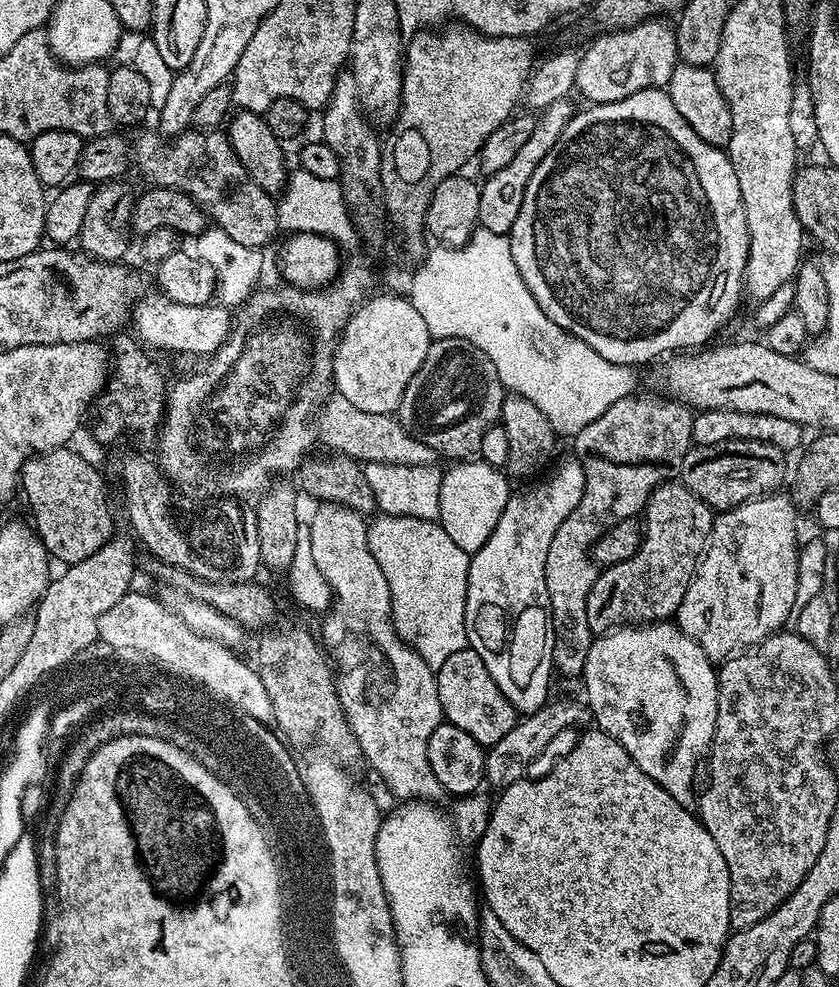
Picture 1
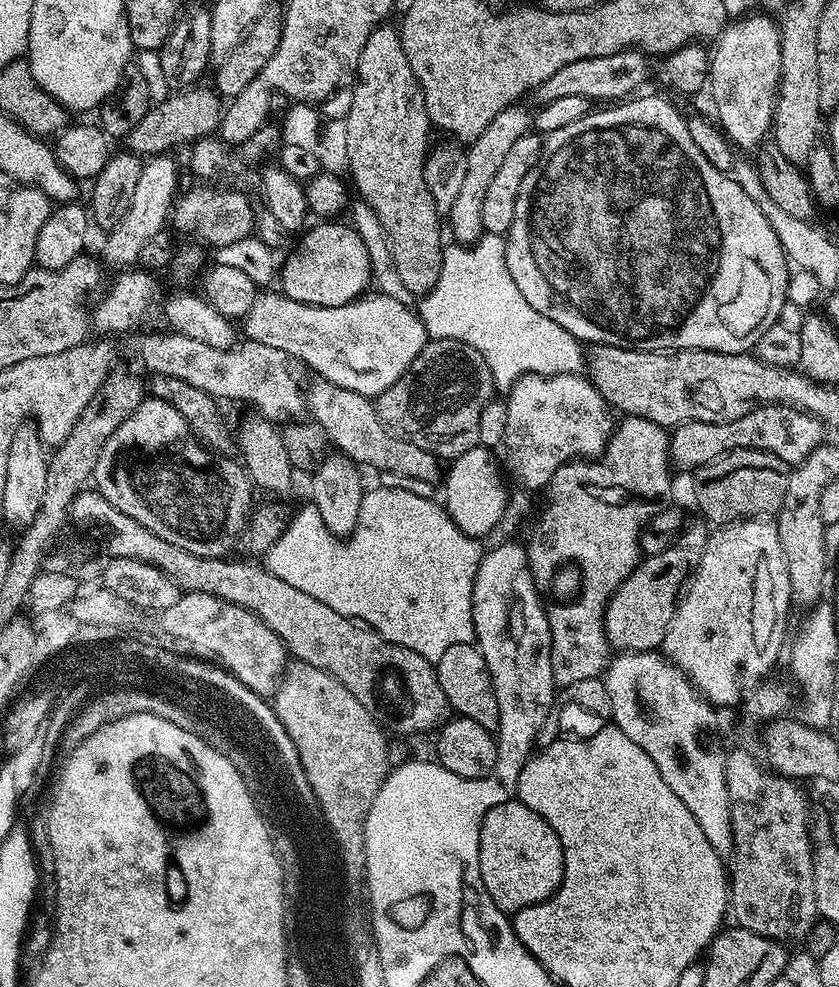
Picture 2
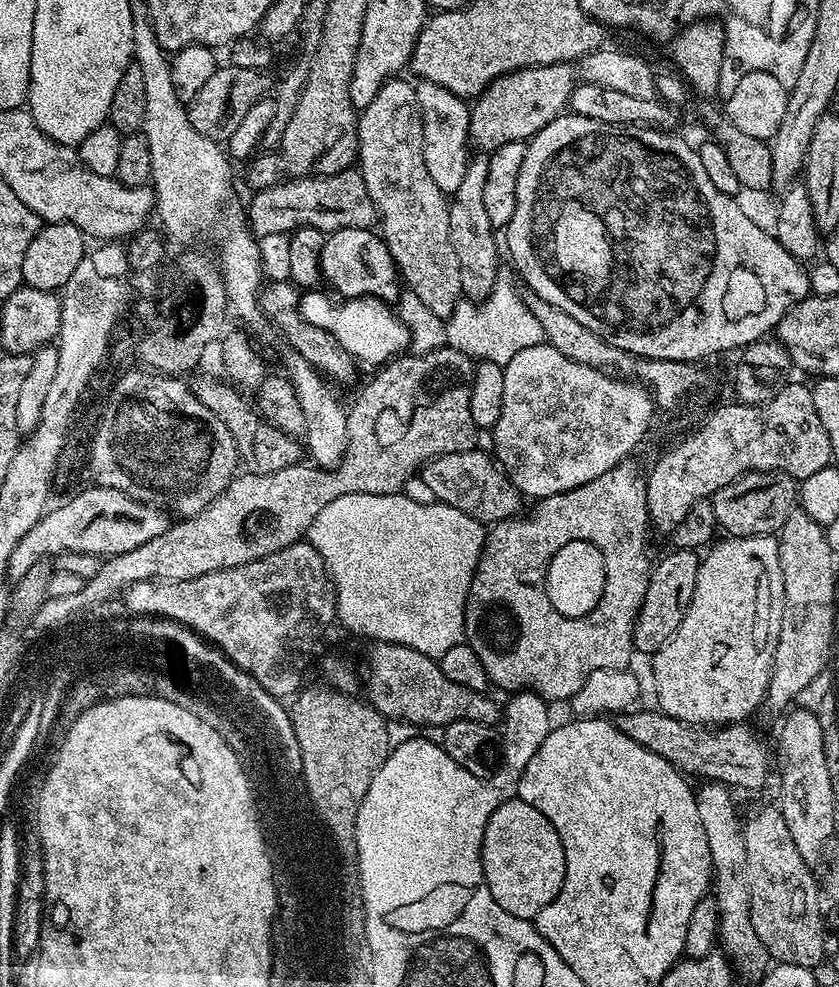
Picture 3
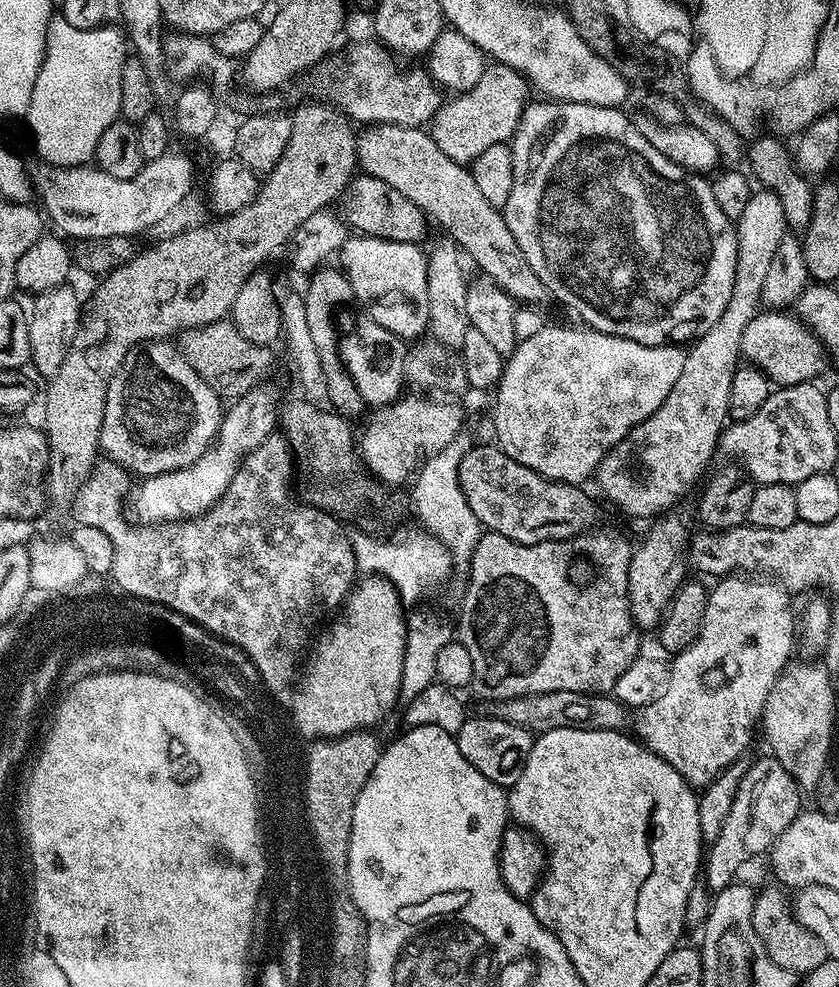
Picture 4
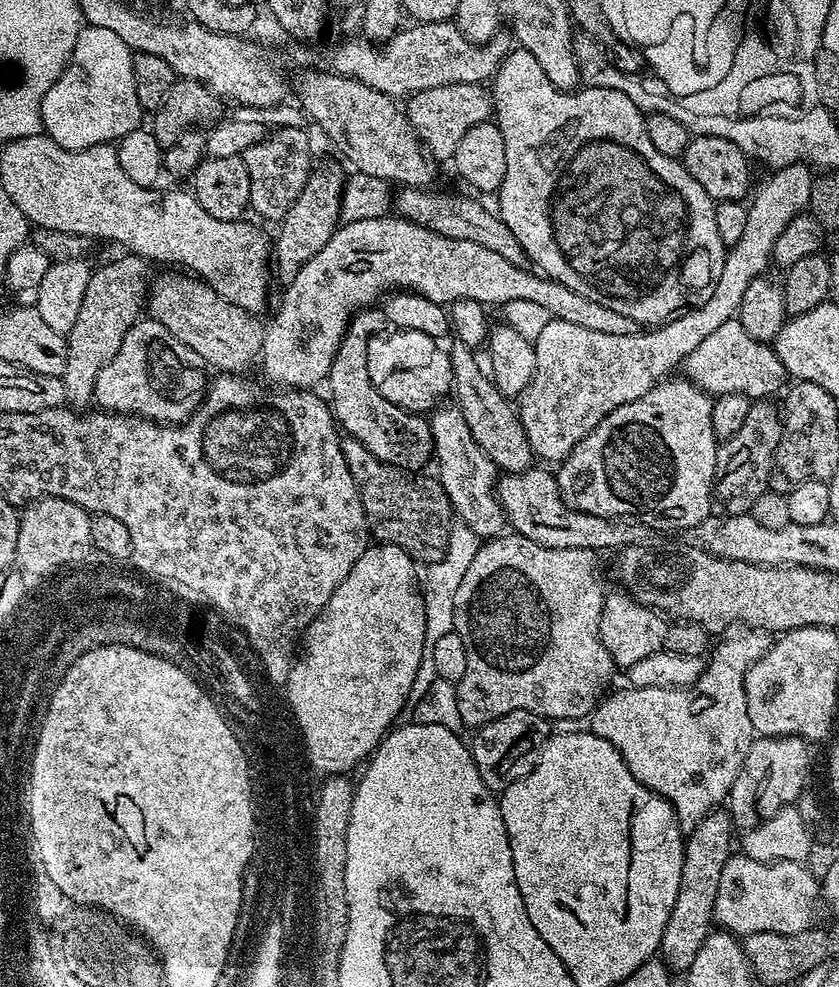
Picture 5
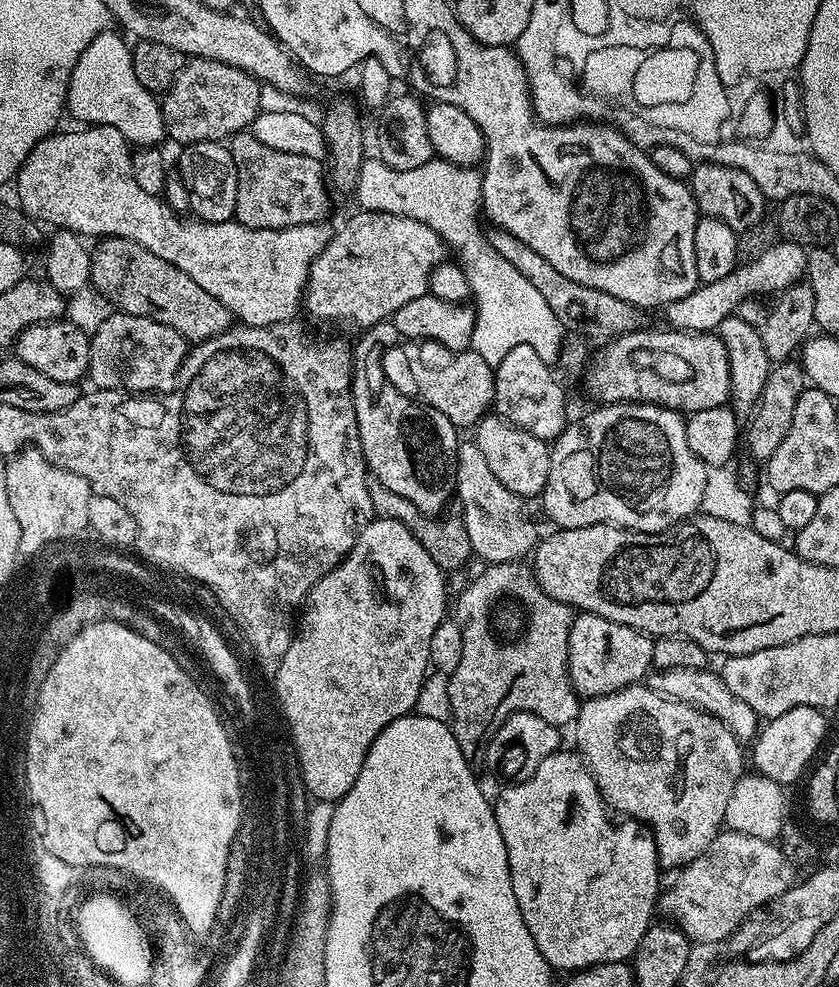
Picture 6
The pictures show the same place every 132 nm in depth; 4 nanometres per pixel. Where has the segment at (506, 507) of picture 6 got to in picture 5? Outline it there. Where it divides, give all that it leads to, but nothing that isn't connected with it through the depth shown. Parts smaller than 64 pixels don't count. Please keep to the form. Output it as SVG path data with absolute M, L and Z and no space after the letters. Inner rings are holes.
M440 406L431 413L432 447L435 459L440 459L440 485L452 503L452 511L459 523L465 524L478 537L495 538L505 531L504 508L498 495L498 469L496 463L488 457L474 442L466 418L462 418L460 409L455 406Z

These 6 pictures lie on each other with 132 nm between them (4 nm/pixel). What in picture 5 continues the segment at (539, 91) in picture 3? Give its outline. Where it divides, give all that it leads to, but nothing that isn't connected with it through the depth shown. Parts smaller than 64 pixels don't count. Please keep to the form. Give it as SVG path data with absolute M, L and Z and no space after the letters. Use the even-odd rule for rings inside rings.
M451 84L416 92L415 95L407 97L406 104L406 119L416 139L433 157L436 155L444 162L451 161L466 130L476 124L485 123L493 115L489 89L478 84ZM459 112L460 121L456 121Z

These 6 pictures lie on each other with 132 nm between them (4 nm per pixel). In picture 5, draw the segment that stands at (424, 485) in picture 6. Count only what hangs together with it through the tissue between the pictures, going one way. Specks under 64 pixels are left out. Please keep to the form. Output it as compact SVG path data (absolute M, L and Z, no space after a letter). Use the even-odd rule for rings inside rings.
M376 306L363 309L352 317L352 323L348 325L348 331L344 333L342 342L336 351L334 362L328 371L326 389L328 388L329 394L327 393L327 395L330 397L330 407L336 417L337 425L351 439L362 442L362 446L366 446L366 450L370 450L370 454L374 454L374 458L378 458L387 464L393 464L396 468L402 468L409 474L416 474L419 473L419 468L428 459L431 461L434 456L431 423L423 415L407 412L404 408L386 402L386 398L382 398L380 389L373 386L368 377L368 367L366 366L368 343L373 336L384 336L389 328L388 315Z

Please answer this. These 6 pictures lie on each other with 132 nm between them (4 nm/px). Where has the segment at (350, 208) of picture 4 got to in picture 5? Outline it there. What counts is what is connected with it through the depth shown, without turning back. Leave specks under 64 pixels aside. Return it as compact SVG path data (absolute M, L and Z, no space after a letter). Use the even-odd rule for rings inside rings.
M404 188L401 196L398 195L394 200L394 208L403 219L409 224L416 224L420 228L430 230L439 236L452 238L454 240L465 240L466 242L478 242L478 246L486 246L486 250L494 250L494 254L502 254L502 258L506 258L506 262L514 262L514 266L519 268L528 268L530 261L526 253L522 250L522 246L514 238L514 234L506 226L506 222L501 220L495 211L492 212L484 204L479 204L475 200L477 197L472 196L443 196L440 192L428 192L432 190L421 190L418 188Z

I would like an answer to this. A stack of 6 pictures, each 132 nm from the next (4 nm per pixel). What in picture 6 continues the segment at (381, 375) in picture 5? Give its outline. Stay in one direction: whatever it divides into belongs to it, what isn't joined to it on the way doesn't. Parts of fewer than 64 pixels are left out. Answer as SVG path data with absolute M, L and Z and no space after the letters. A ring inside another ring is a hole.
M401 342L384 349L386 378L403 396L419 397L434 410L446 414L458 430L471 429L483 416L489 415L496 399L496 374L482 354L465 350L449 355L445 364L427 364L416 360L416 352L411 347L415 348L411 343Z

